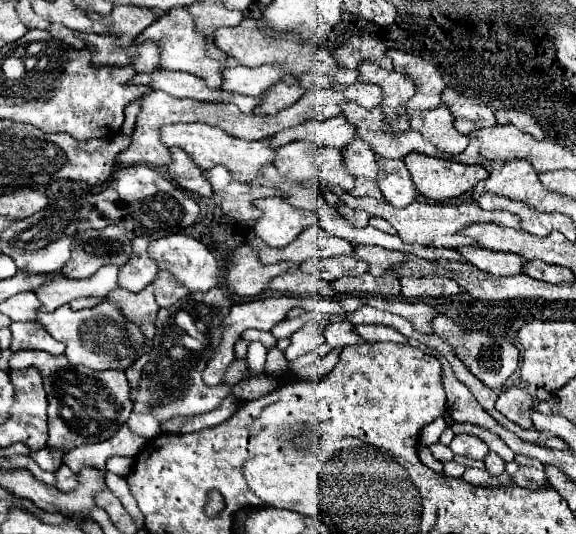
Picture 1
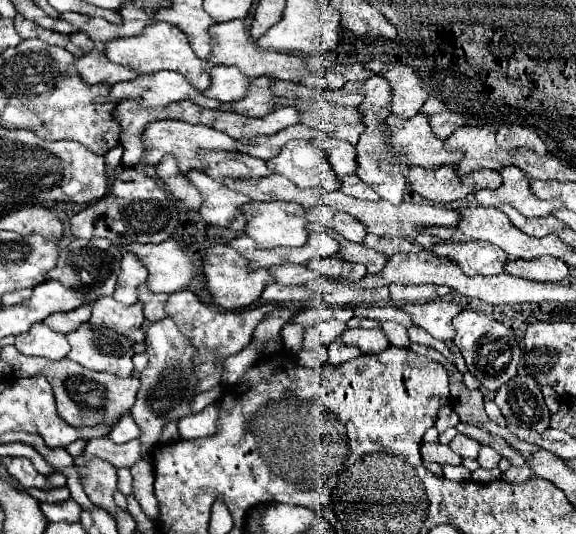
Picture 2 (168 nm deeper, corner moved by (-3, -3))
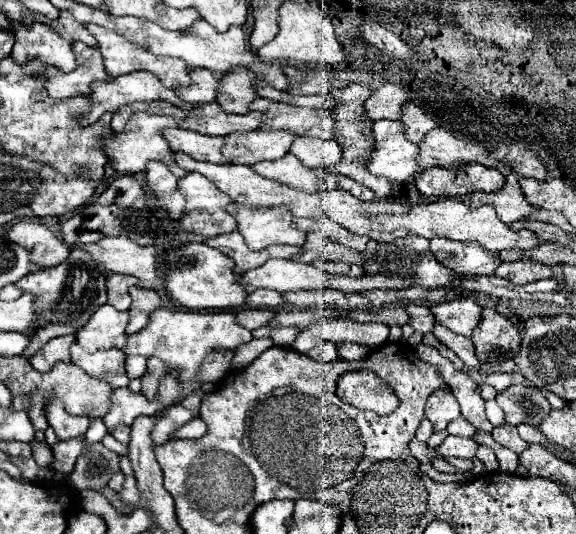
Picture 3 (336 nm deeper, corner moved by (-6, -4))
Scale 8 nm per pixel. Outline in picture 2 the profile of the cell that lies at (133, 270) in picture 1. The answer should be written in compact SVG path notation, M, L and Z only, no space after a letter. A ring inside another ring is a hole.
M125 253L121 259L121 273L117 279L117 289L113 297L125 305L133 305L137 301L137 287L145 283L149 277L147 267L133 253Z

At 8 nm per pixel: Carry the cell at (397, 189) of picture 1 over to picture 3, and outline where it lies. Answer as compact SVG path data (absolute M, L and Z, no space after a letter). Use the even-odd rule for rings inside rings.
M350 84L348 88L336 90L336 92L332 92L332 94L334 94L334 98L338 100L336 106L330 110L330 114L332 114L332 118L336 120L336 122L334 122L334 124L336 124L334 134L336 134L336 142L338 142L340 148L342 148L342 160L340 160L338 164L334 164L332 168L318 168L316 174L336 172L336 174L348 176L348 178L352 178L352 180L364 184L366 188L370 188L370 190L376 194L376 198L390 198L390 194L392 194L392 184L390 184L390 180L372 176L372 174L366 170L366 162L368 162L368 156L370 156L372 144L374 144L374 140L372 140L372 130L370 130L372 120L368 120L368 118L364 116L364 100L368 98L370 90L364 88L364 86L360 86L360 84Z

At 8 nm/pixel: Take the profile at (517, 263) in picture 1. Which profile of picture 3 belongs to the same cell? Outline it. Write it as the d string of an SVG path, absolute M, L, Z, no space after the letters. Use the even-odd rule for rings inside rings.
M440 236L430 240L430 250L442 266L450 268L452 272L458 272L460 276L494 274L494 270L502 264L498 254L488 252L486 248L480 248L480 244L452 242Z

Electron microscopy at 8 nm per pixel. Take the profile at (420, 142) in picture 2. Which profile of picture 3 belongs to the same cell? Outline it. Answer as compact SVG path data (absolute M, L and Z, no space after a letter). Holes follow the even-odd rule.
M378 120L372 124L372 132L376 144L366 168L374 176L384 176L390 182L406 182L422 172L416 164L418 146L406 140L400 122Z

